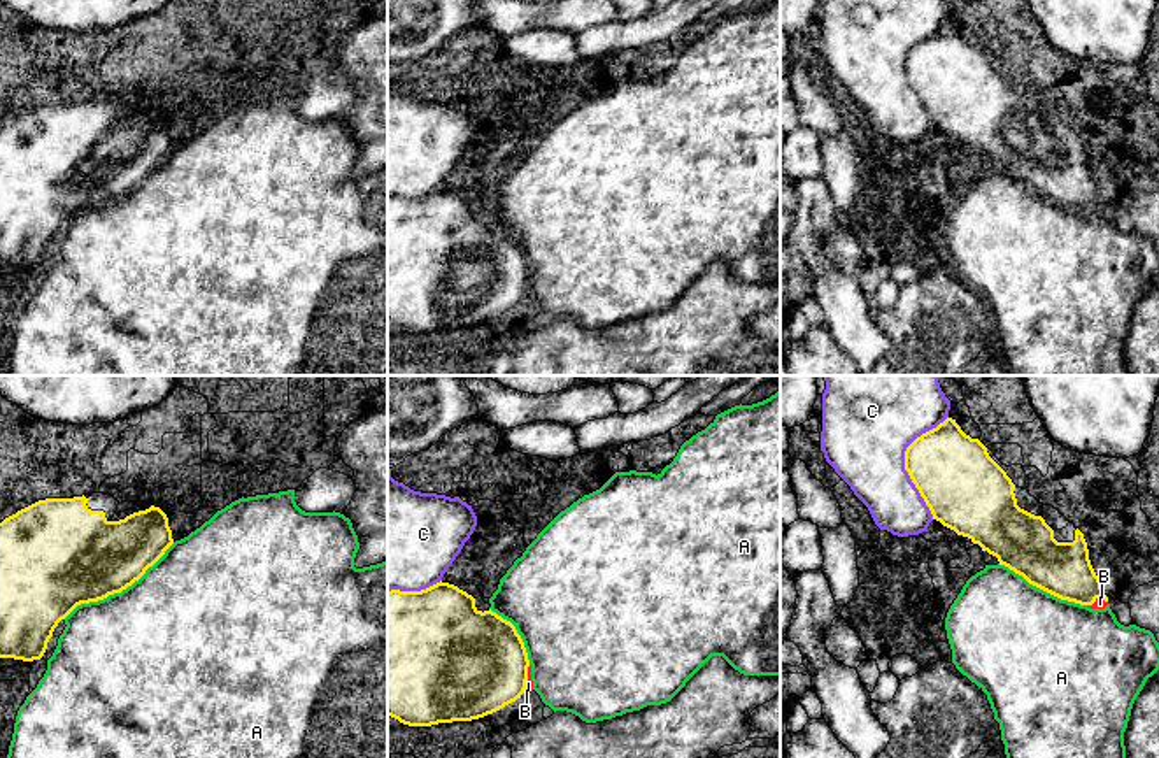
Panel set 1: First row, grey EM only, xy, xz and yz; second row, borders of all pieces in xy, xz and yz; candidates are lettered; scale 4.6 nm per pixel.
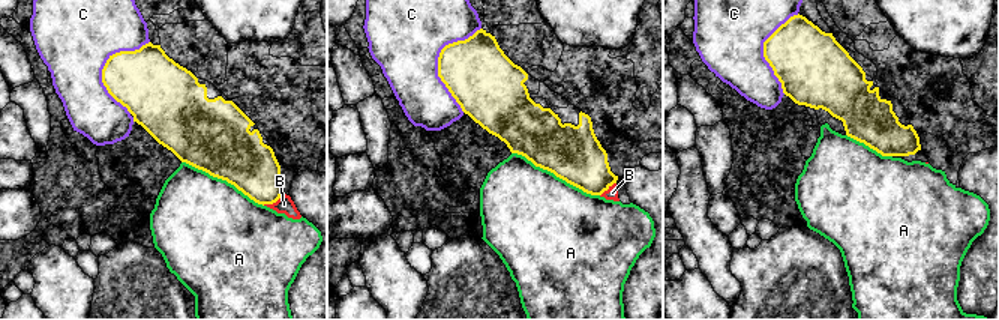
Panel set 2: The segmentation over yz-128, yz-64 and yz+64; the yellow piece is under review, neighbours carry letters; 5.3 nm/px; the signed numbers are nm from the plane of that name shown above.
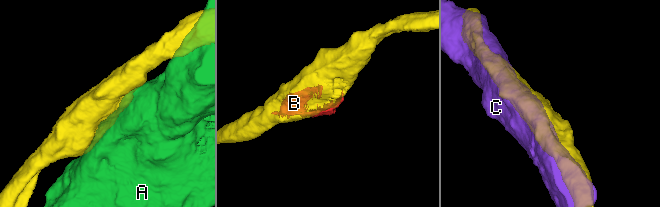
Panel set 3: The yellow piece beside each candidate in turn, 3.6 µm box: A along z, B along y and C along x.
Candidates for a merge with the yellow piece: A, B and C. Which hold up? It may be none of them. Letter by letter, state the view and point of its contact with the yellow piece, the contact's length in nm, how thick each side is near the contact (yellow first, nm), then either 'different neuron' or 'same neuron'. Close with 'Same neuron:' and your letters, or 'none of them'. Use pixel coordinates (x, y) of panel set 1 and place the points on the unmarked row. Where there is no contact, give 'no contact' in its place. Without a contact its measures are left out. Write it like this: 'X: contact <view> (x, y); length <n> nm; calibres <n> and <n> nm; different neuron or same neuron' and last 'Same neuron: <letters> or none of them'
A: contact xy (118, 199); length 600 nm; calibres 440 and 500 nm; different neuron
B: contact xz (526, 285); length 120 nm; calibres 480 and 30 nm; different neuron
C: contact yz (905, 71); length 480 nm; calibres 360 and 400 nm; different neuron
Same neuron: none of them

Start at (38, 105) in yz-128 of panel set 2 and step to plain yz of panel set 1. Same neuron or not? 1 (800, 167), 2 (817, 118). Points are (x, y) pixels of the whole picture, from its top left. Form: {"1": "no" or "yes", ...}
{"1": "no", "2": "no"}

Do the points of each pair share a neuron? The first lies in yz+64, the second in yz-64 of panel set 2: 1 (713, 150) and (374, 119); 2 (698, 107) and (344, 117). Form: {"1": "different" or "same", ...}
{"1": "same", "2": "different"}

